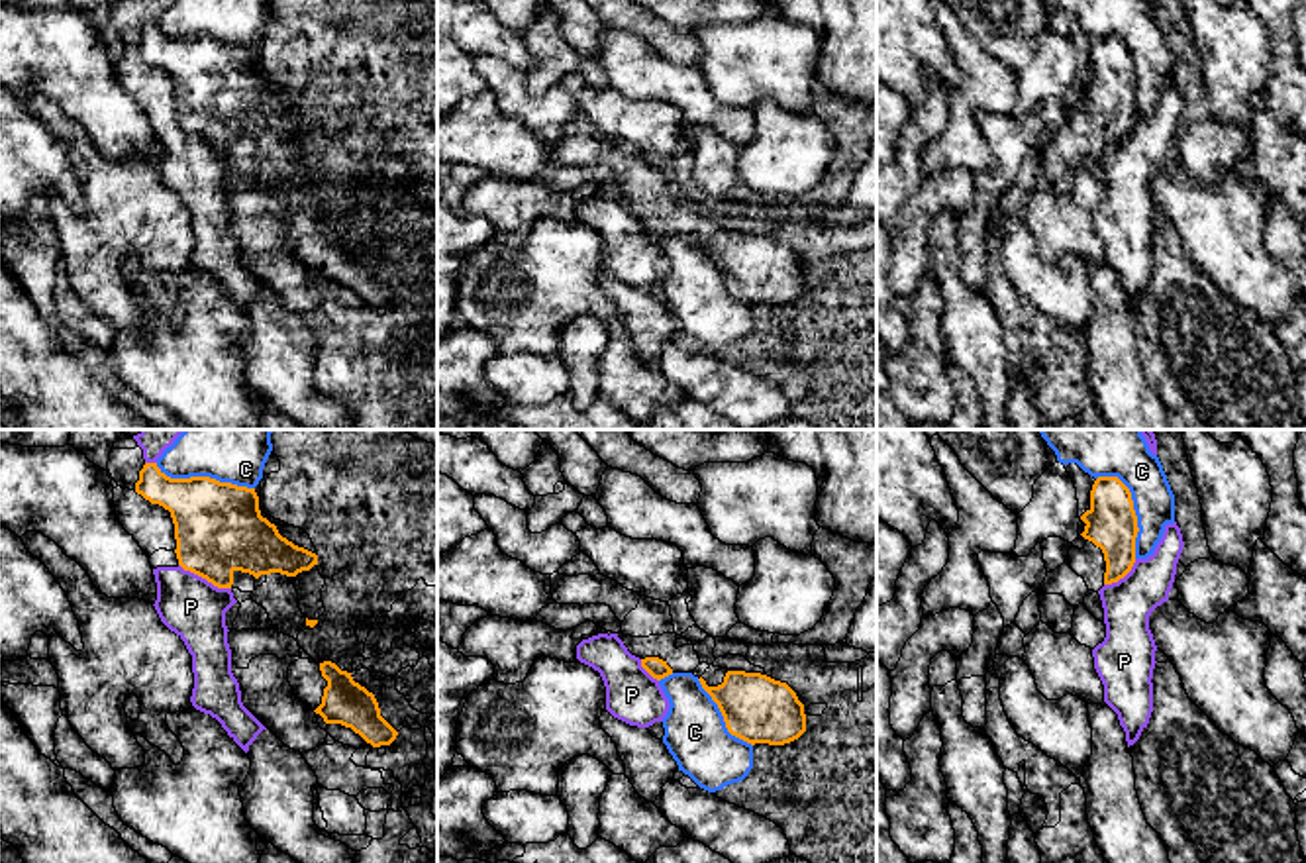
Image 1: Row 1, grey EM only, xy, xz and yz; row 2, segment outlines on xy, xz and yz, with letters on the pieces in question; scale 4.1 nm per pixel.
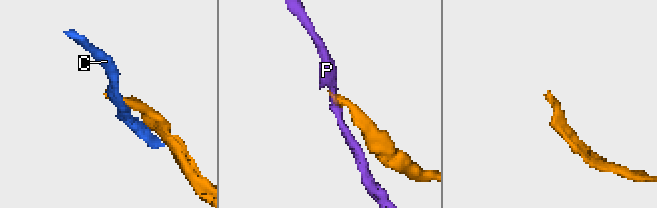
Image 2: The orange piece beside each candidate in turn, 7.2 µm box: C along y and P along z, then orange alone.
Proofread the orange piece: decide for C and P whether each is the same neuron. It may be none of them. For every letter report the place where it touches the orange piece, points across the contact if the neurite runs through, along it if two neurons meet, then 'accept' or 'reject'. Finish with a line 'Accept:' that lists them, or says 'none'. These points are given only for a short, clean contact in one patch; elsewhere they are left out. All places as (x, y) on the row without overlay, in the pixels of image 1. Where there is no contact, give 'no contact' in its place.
C: meets orange in xy at (204, 38); reject
P: meets orange in xy at (204, 138); reject
Accept: none

